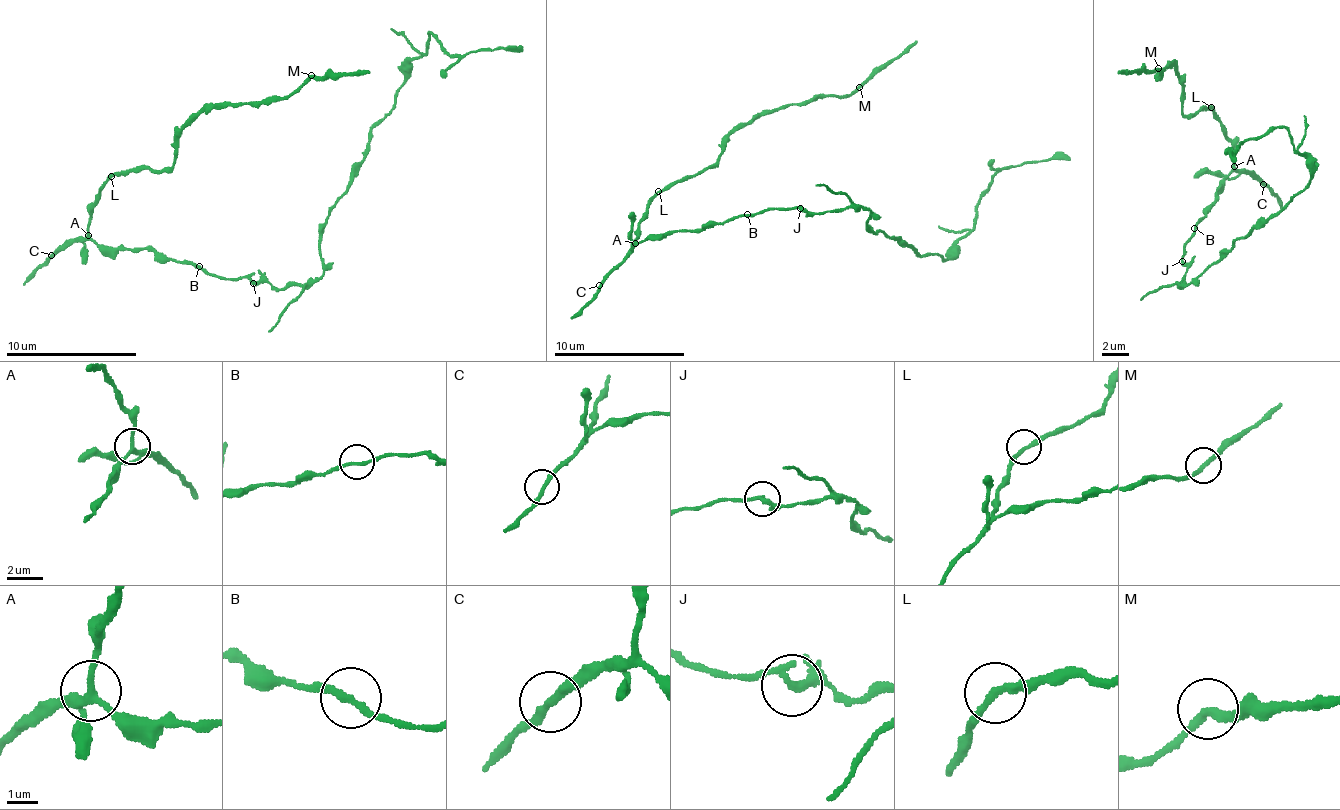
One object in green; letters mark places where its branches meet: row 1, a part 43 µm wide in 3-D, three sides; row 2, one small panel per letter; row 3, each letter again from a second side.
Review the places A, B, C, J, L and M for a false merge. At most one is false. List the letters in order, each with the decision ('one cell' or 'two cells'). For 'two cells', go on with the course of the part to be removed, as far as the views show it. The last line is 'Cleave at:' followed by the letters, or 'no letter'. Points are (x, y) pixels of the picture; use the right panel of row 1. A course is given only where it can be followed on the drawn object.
A: one cell
B: one cell
C: one cell
J: two cells; course (1181, 262), (1181, 288), (1306, 187), (1309, 160), (1290, 132), (1270, 128), (1240, 140), (1237, 159)
L: one cell
M: one cell
Cleave at: J

